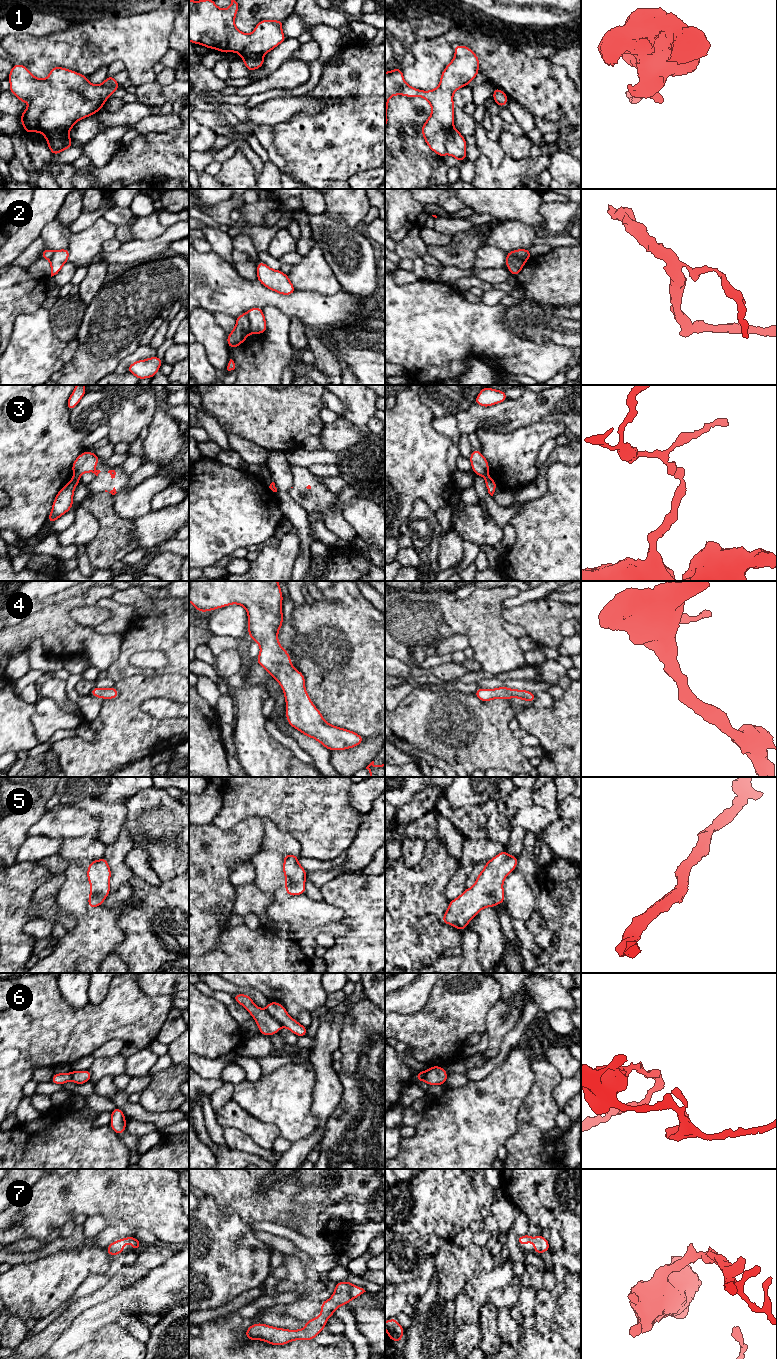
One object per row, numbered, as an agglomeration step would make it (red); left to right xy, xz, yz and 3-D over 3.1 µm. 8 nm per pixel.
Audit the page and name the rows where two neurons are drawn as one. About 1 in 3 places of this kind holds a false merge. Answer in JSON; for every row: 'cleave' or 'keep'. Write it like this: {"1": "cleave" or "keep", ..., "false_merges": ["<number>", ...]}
{"1": "cleave", "2": "cleave", "3": "cleave", "4": "keep", "5": "keep", "6": "cleave", "7": "keep", "false_merges": ["1", "2", "3", "6"]}

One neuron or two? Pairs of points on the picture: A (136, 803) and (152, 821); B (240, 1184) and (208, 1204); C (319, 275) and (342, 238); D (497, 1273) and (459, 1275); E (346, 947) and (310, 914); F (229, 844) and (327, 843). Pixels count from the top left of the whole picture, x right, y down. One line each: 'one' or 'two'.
A: one
B: two
C: two
D: two
E: two
F: two

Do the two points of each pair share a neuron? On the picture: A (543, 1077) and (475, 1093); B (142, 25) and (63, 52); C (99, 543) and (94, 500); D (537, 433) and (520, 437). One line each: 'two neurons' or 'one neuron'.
A: two neurons
B: one neuron
C: one neuron
D: one neuron

